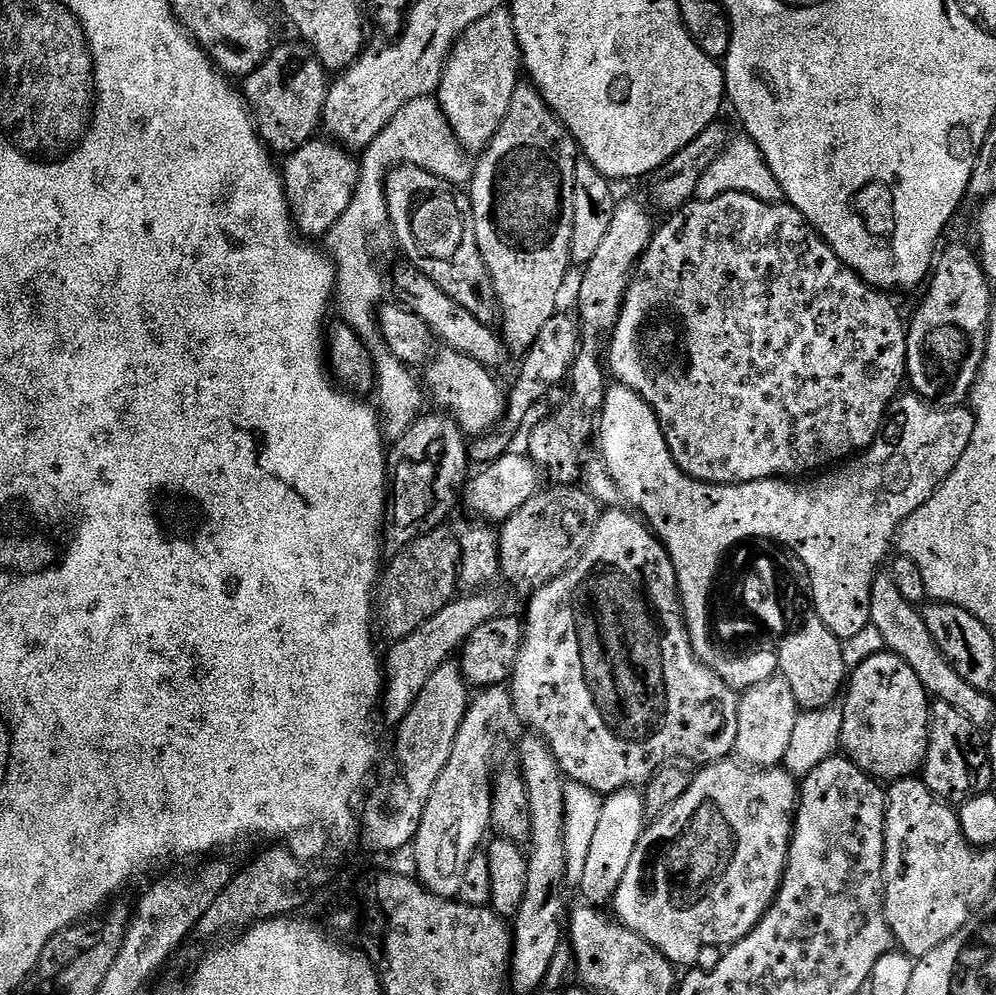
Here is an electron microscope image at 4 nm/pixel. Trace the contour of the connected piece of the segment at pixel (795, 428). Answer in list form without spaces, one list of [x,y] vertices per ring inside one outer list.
[[[727,192],[725,196],[715,196],[712,200],[697,199],[685,204],[675,213],[674,219],[676,228],[672,224],[664,224],[655,229],[637,261],[634,279],[624,293],[620,315],[610,333],[606,368],[615,383],[624,384],[651,408],[658,408],[657,416],[662,416],[660,424],[668,424],[664,436],[672,436],[664,438],[670,440],[668,452],[680,471],[694,480],[703,480],[705,484],[745,484],[777,478],[800,478],[803,472],[815,473],[827,469],[869,448],[880,435],[888,415],[888,405],[901,395],[900,383],[905,383],[908,367],[906,324],[900,321],[899,310],[884,297],[887,295],[869,287],[856,272],[850,271],[836,257],[832,247],[812,231],[812,227],[804,221],[804,215],[787,202],[769,202],[745,192]]]

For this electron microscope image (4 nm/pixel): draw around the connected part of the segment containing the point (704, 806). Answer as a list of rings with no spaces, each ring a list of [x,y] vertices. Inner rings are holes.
[[[721,762],[710,764],[702,769],[689,781],[686,793],[672,803],[667,810],[659,813],[645,827],[644,831],[637,837],[635,850],[631,852],[630,862],[626,864],[626,870],[622,874],[622,882],[619,883],[615,894],[610,901],[614,908],[615,919],[629,931],[642,937],[649,945],[657,948],[661,955],[667,957],[673,965],[693,967],[700,952],[706,948],[729,948],[738,943],[742,938],[752,932],[752,927],[764,916],[769,904],[776,897],[776,891],[780,888],[780,879],[784,876],[784,870],[788,865],[788,843],[791,840],[794,827],[794,813],[798,803],[798,780],[797,777],[789,775],[783,767],[777,766],[767,770],[749,770],[739,763]]]

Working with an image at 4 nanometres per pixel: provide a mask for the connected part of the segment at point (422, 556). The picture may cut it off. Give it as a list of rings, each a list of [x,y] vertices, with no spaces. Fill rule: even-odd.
[[[447,531],[425,532],[403,546],[405,548],[389,564],[387,561],[378,584],[378,620],[388,624],[392,638],[409,636],[418,630],[418,626],[434,618],[458,592],[460,546],[458,542],[450,542]]]

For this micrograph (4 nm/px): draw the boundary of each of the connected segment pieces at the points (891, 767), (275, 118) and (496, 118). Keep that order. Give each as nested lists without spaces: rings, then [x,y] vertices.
[[[885,650],[866,658],[866,662],[851,669],[850,679],[842,696],[842,707],[844,717],[840,742],[843,755],[857,764],[866,775],[877,782],[895,782],[915,777],[923,769],[924,755],[928,753],[930,693],[900,656]]]
[[[300,42],[295,43],[277,43],[268,57],[242,80],[242,99],[248,105],[256,135],[273,153],[296,152],[317,135],[324,99],[328,96],[330,80],[324,68],[312,55],[311,48]]]
[[[509,11],[486,14],[486,18],[474,22],[456,39],[444,63],[444,71],[440,73],[434,96],[461,149],[487,148],[502,118],[506,118],[510,98],[518,87],[516,75],[521,72],[522,57]]]

